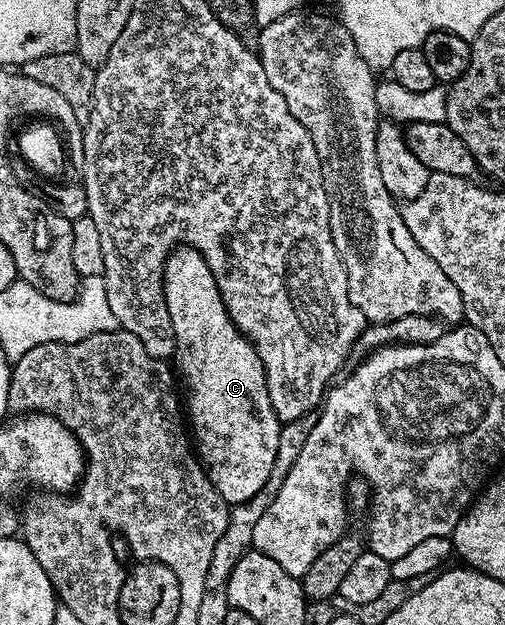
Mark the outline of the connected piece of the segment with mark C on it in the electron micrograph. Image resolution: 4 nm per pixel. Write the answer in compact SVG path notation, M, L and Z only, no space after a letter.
M179 245L167 255L166 266L163 268L163 292L174 329L173 361L178 362L177 373L180 378L182 373L182 378L186 381L184 406L188 411L188 422L192 427L192 442L196 447L197 457L210 478L210 483L216 488L216 492L220 492L227 504L243 502L256 496L256 492L264 488L264 480L268 480L272 472L272 460L276 460L276 448L280 444L283 427L268 396L262 361L249 338L245 338L230 321L230 313L226 311L211 269L208 268L204 256L191 245Z

